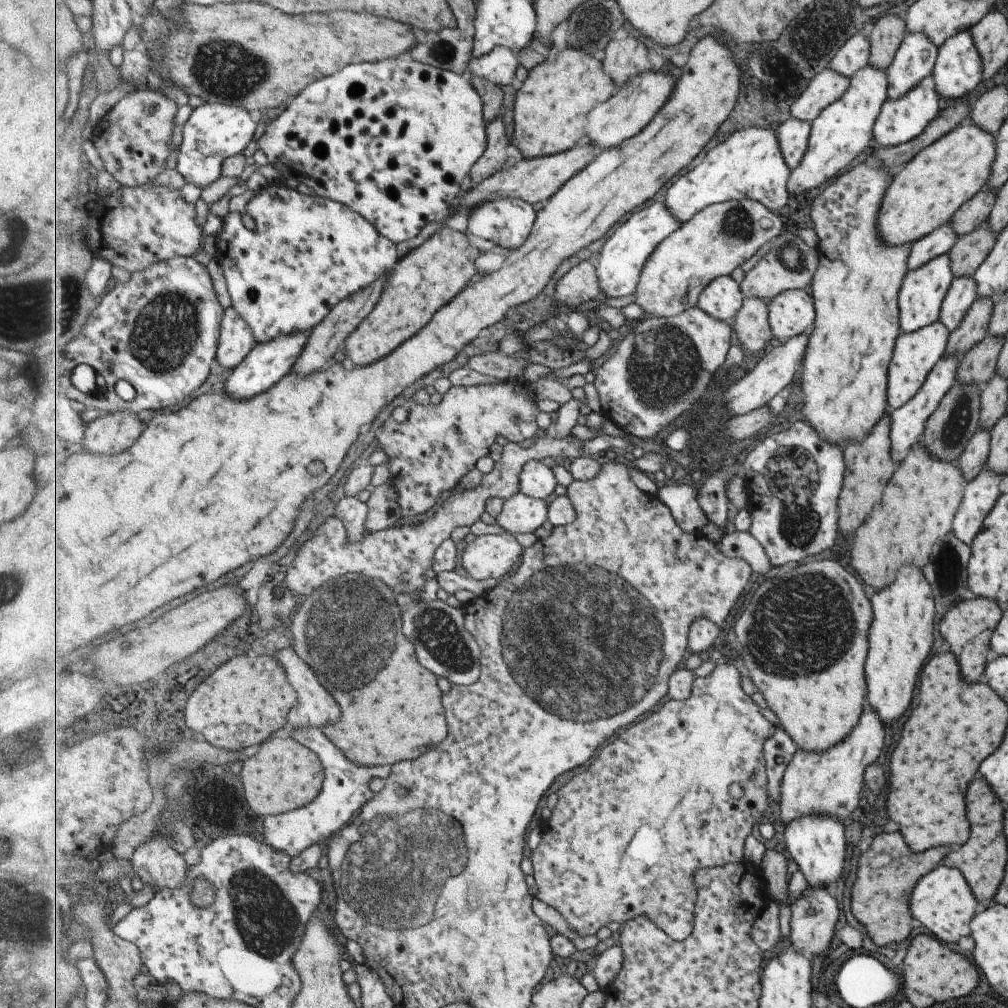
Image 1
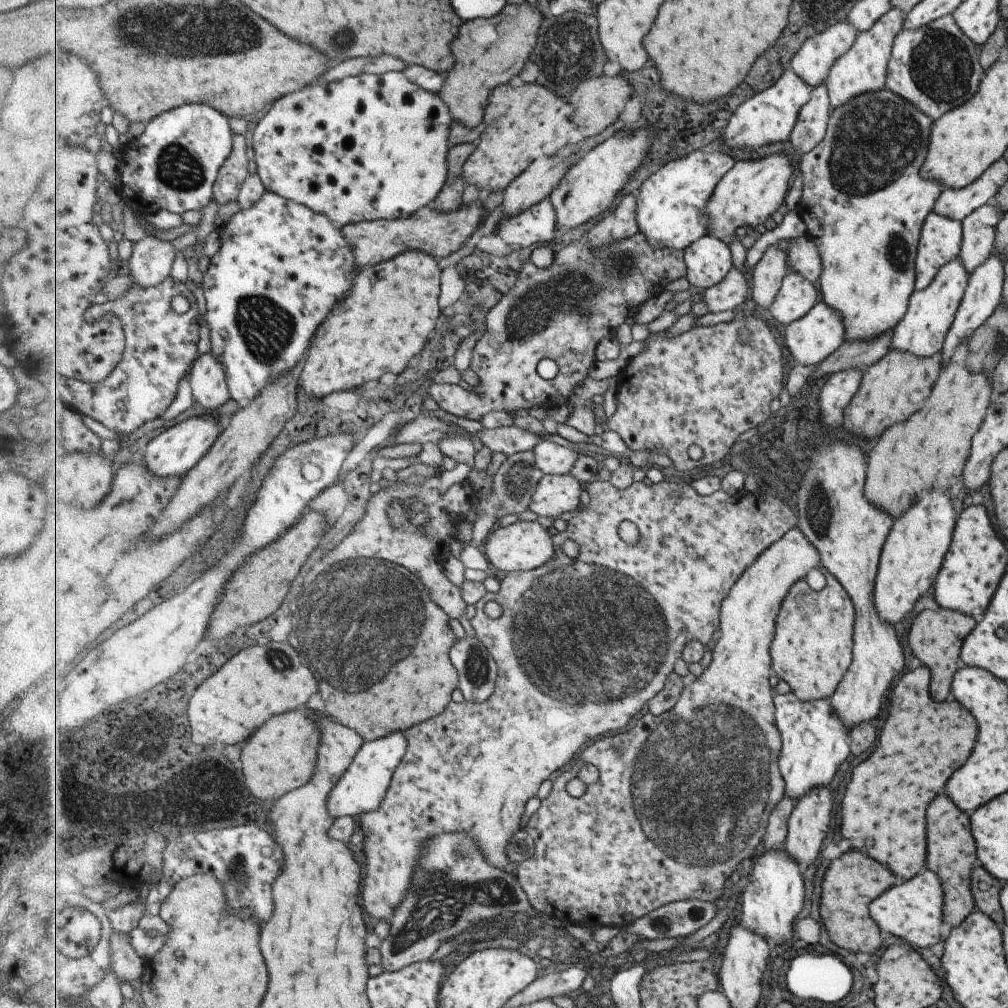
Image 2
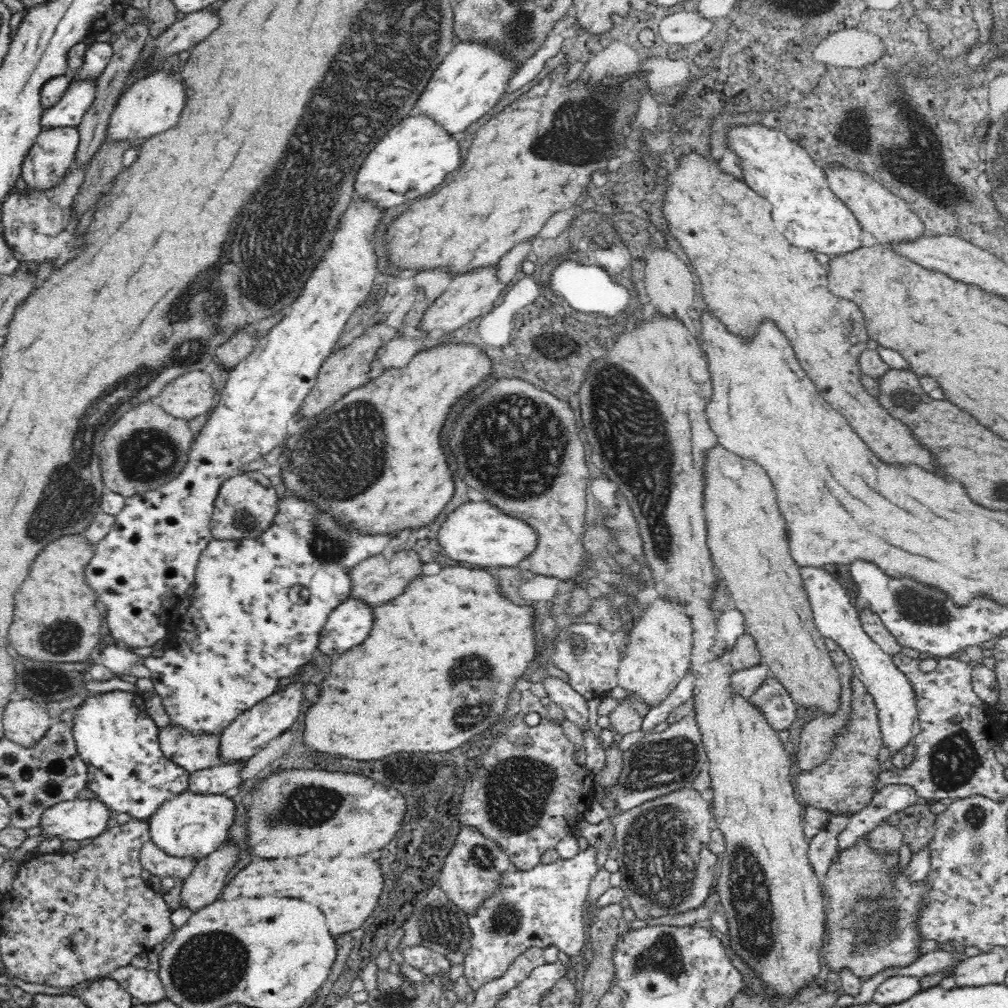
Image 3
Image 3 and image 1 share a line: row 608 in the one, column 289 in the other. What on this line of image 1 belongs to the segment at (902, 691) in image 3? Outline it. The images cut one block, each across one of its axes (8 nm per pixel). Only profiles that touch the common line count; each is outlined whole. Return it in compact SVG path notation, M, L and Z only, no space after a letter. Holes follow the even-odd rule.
M297 728L292 738L309 746L324 764L325 783L321 794L307 806L277 815L265 817L263 822L264 842L275 850L287 852L289 856L301 855L313 844L325 844L331 836L350 824L358 813L376 796L371 792L371 780L378 778L385 782L392 778L392 766L359 766L337 748L320 728Z

